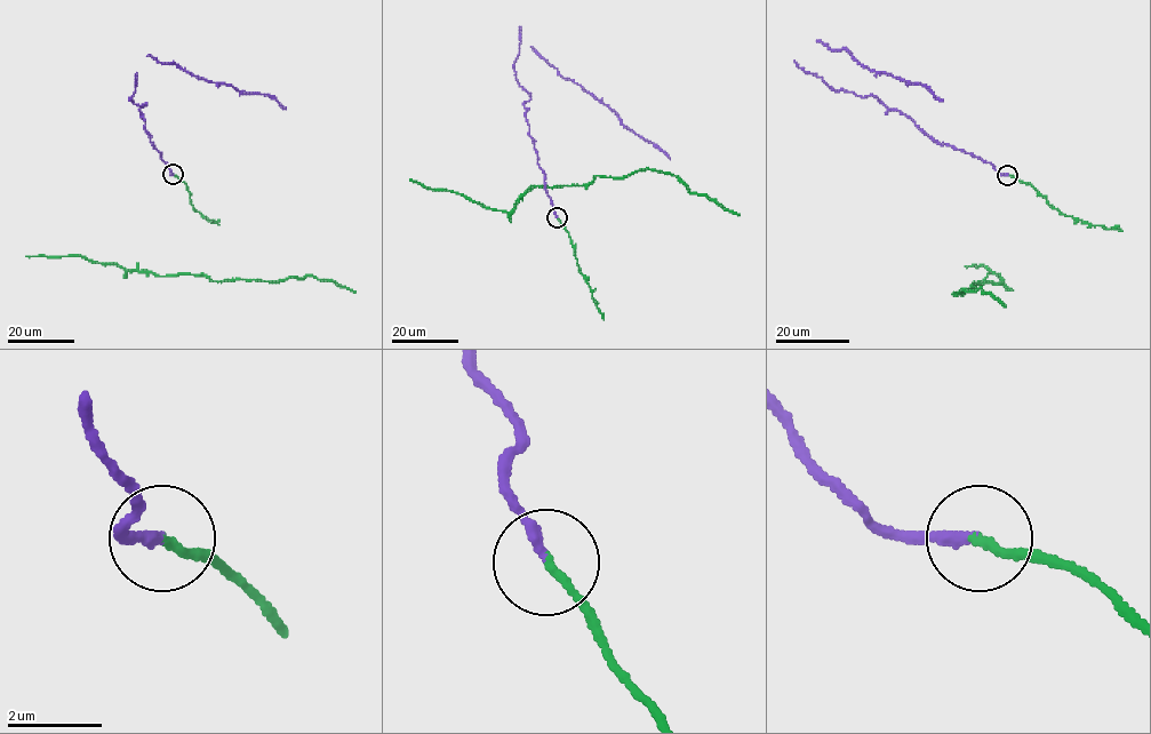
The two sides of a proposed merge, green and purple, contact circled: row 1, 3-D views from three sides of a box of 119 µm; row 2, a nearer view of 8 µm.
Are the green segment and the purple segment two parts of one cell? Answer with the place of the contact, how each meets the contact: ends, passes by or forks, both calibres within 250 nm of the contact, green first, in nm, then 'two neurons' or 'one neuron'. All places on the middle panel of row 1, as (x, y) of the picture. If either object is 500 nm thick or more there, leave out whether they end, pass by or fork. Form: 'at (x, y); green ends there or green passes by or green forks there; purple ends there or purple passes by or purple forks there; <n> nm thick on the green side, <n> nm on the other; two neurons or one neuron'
at (557, 217); green ends there; purple ends there; 170 nm thick on the green side, 240 nm on the other; two neurons

